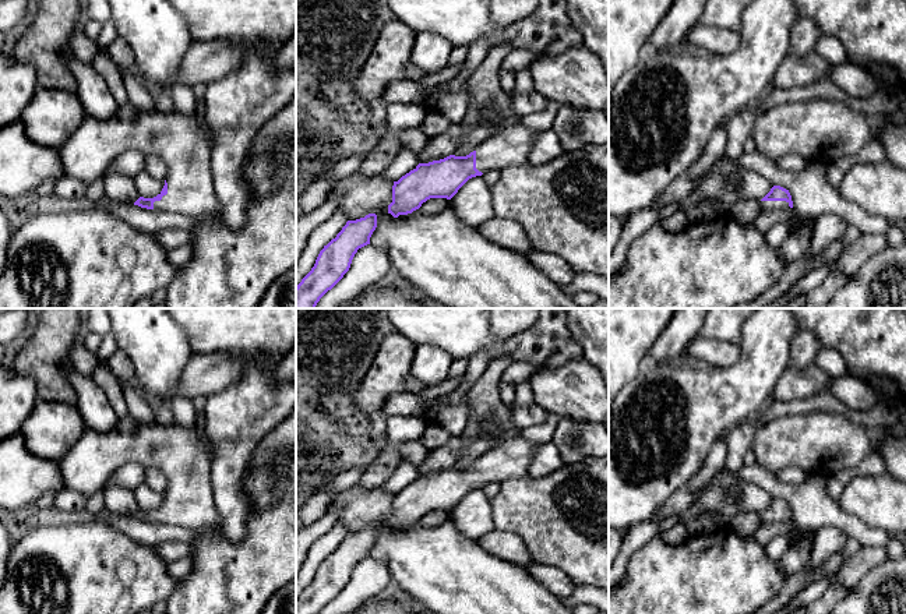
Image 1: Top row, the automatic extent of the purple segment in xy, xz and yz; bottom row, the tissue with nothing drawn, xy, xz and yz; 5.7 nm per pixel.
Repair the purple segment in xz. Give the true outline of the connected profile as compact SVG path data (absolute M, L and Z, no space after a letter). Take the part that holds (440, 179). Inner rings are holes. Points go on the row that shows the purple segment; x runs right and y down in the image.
M519 121L483 141L466 156L450 155L440 160L419 163L394 181L388 214L398 218L419 209L430 198L451 200L472 177L491 169L503 170L526 163L537 133Z

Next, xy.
M133 103L119 106L117 112L107 120L85 116L81 126L59 148L63 170L84 184L103 177L109 163L127 151L138 151L142 155L155 155L168 166L169 172L162 191L154 198L140 197L134 205L147 209L179 212L193 219L222 218L221 201L216 197L212 181L212 138L209 131L198 123L197 114L184 116L176 109L172 112L140 110Z

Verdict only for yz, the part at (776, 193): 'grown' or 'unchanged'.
grown

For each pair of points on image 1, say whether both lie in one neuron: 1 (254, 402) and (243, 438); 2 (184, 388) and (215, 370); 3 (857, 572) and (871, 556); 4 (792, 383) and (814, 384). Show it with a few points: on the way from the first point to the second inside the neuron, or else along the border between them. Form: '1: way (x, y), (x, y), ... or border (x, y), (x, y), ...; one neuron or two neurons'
1: way (247, 410), (243, 415), (243, 430); one neuron
2: way (191, 384), (208, 373); one neuron
3: way (859, 568), (867, 560); one neuron
4: way (797, 383), (808, 383); one neuron

